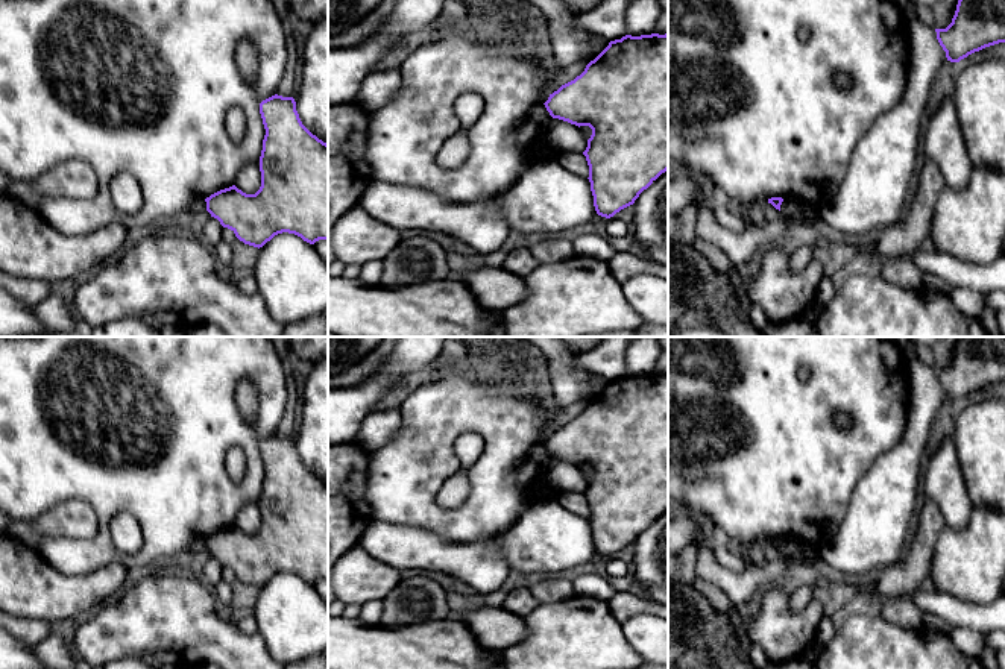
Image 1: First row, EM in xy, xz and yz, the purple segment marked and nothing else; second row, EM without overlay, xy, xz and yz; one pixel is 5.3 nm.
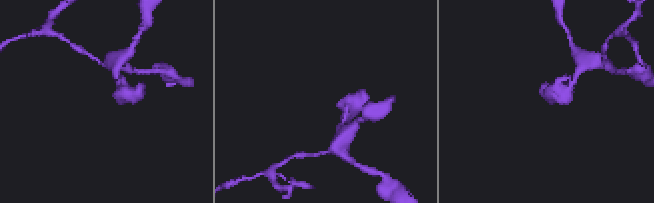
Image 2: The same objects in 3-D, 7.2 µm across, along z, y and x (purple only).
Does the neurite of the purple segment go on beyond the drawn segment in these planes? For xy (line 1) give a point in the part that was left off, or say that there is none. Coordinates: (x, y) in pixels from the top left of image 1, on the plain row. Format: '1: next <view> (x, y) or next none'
1: next none

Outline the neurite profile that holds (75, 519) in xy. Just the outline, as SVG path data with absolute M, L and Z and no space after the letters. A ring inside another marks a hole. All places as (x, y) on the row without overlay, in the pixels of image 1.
M80 499L61 502L38 516L33 522L9 522L6 532L18 542L38 551L44 539L65 537L73 540L88 540L96 537L99 520L94 508Z

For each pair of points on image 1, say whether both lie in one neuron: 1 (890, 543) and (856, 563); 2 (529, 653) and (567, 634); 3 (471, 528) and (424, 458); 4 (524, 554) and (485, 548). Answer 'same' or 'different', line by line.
1: same
2: same
3: same
4: different

